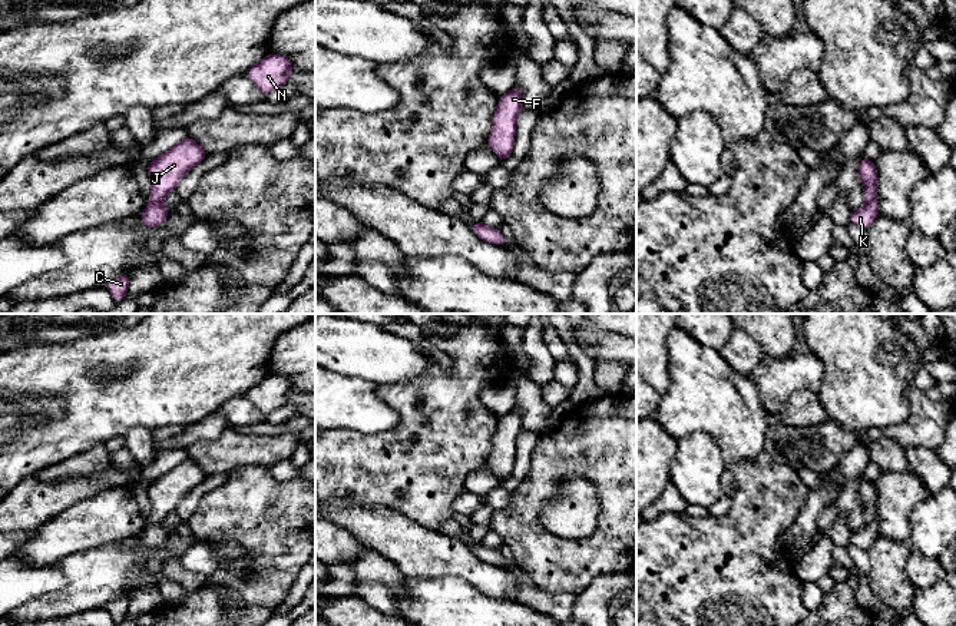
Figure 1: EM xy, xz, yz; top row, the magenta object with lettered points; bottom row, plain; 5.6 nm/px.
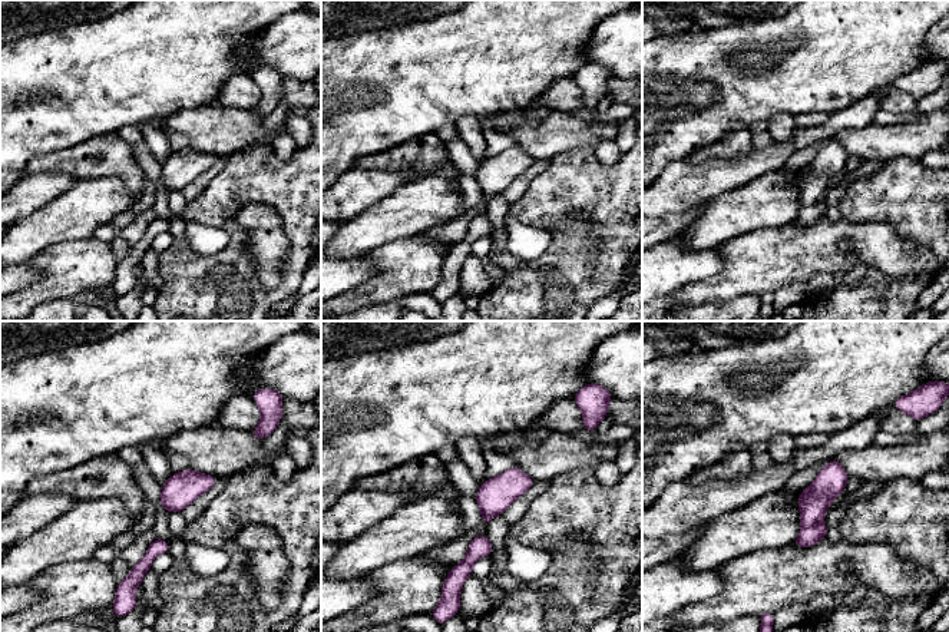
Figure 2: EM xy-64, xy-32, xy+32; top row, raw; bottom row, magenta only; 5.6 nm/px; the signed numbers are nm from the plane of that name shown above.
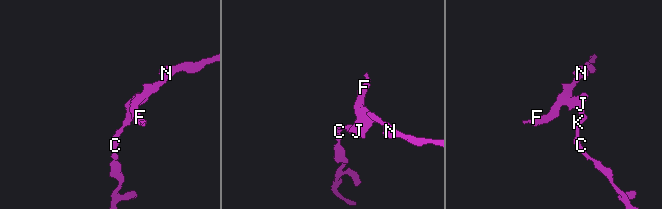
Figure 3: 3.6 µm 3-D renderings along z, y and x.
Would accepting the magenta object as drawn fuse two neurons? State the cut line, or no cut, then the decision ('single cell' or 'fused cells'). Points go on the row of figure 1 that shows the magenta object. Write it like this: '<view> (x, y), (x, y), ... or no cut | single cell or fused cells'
xy (162, 199), (149, 202) | fused cells

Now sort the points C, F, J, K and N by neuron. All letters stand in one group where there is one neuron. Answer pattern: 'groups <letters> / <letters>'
groups C K / F J N

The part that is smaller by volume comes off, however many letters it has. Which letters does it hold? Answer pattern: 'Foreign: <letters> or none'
Foreign: F, J, N

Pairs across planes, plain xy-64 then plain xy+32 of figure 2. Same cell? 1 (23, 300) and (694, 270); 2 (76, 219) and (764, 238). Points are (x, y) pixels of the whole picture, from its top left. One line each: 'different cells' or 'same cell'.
1: different cells
2: different cells

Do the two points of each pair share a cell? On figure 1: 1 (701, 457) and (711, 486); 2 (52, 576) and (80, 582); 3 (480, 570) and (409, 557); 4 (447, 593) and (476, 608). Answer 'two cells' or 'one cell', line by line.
1: one cell
2: two cells
3: one cell
4: one cell

